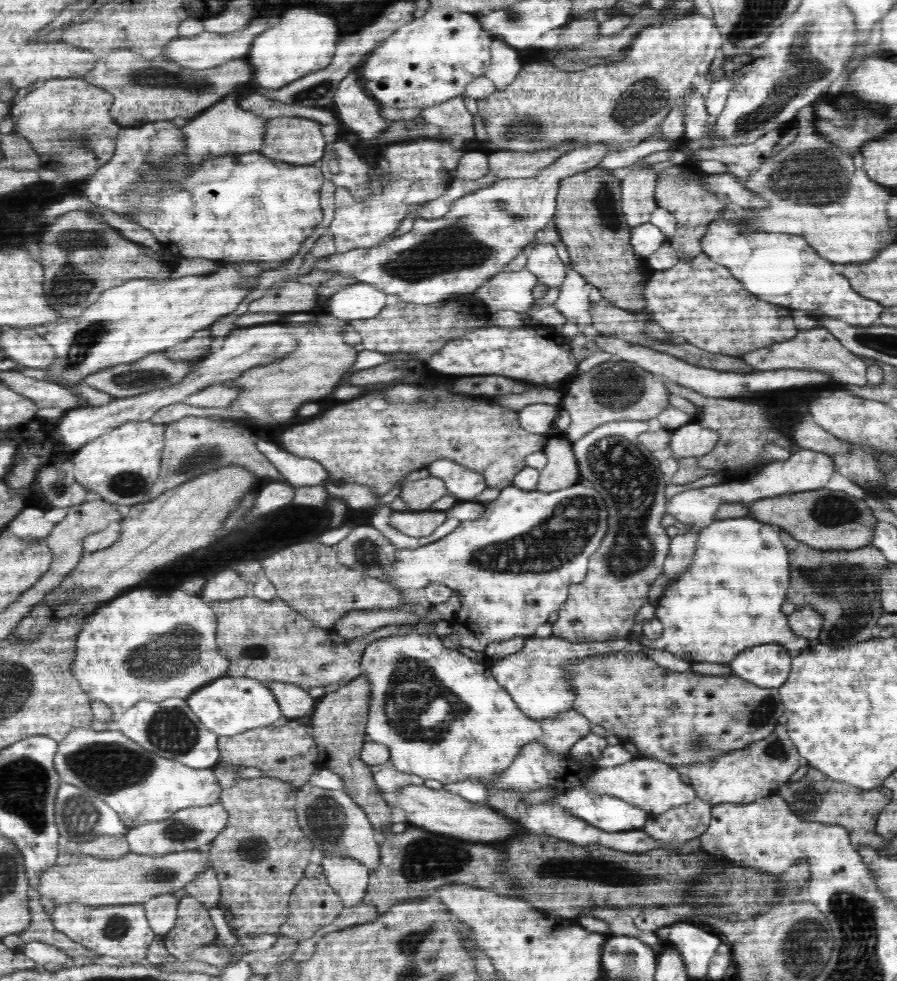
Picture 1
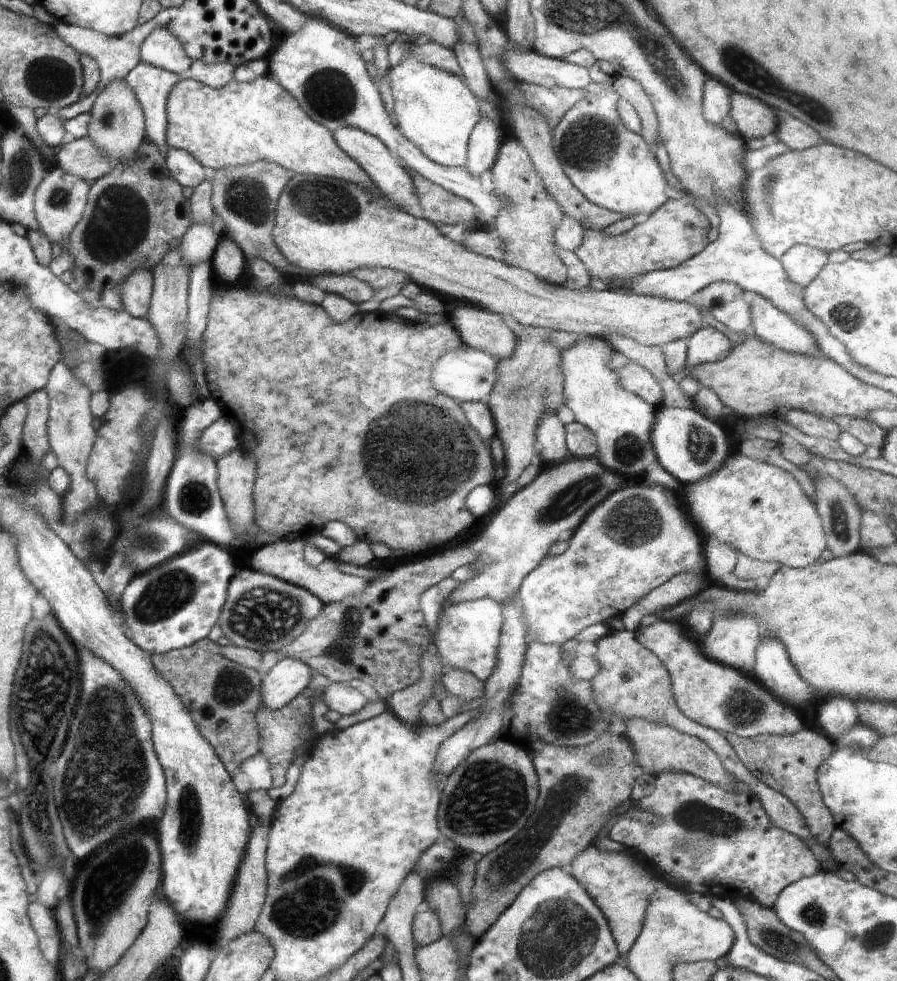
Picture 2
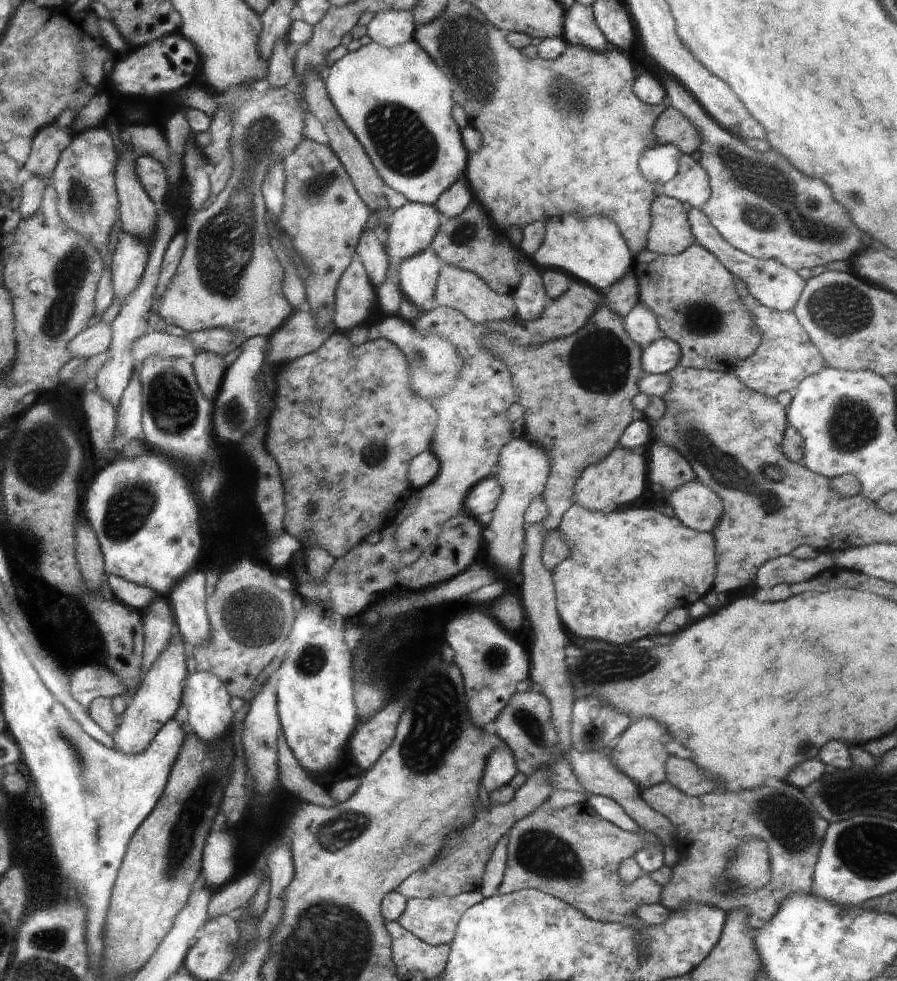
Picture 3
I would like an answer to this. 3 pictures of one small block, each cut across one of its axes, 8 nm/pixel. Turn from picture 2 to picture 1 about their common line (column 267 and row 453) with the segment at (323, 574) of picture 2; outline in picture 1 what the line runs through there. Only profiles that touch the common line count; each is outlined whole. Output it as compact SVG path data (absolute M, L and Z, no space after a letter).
M552 438L544 448L544 454L548 456L548 464L540 472L538 492L554 492L578 482L578 464L572 454L572 444L566 438Z

